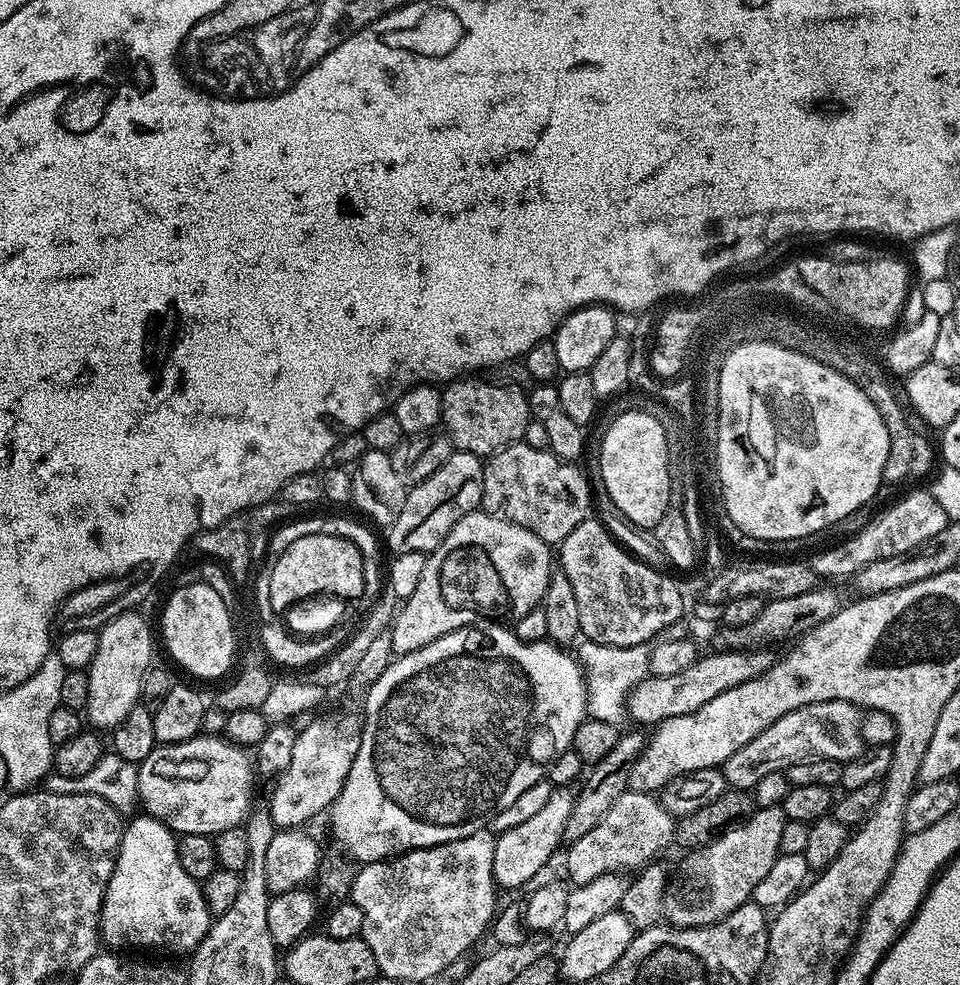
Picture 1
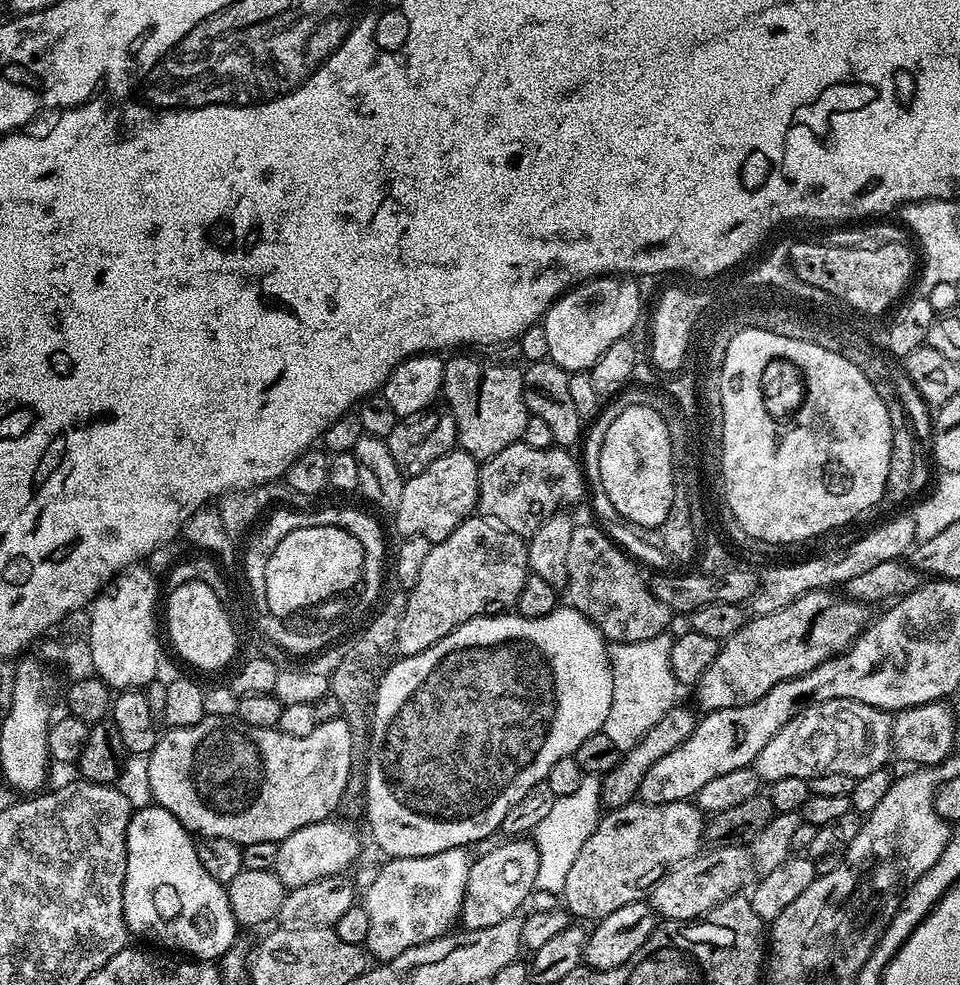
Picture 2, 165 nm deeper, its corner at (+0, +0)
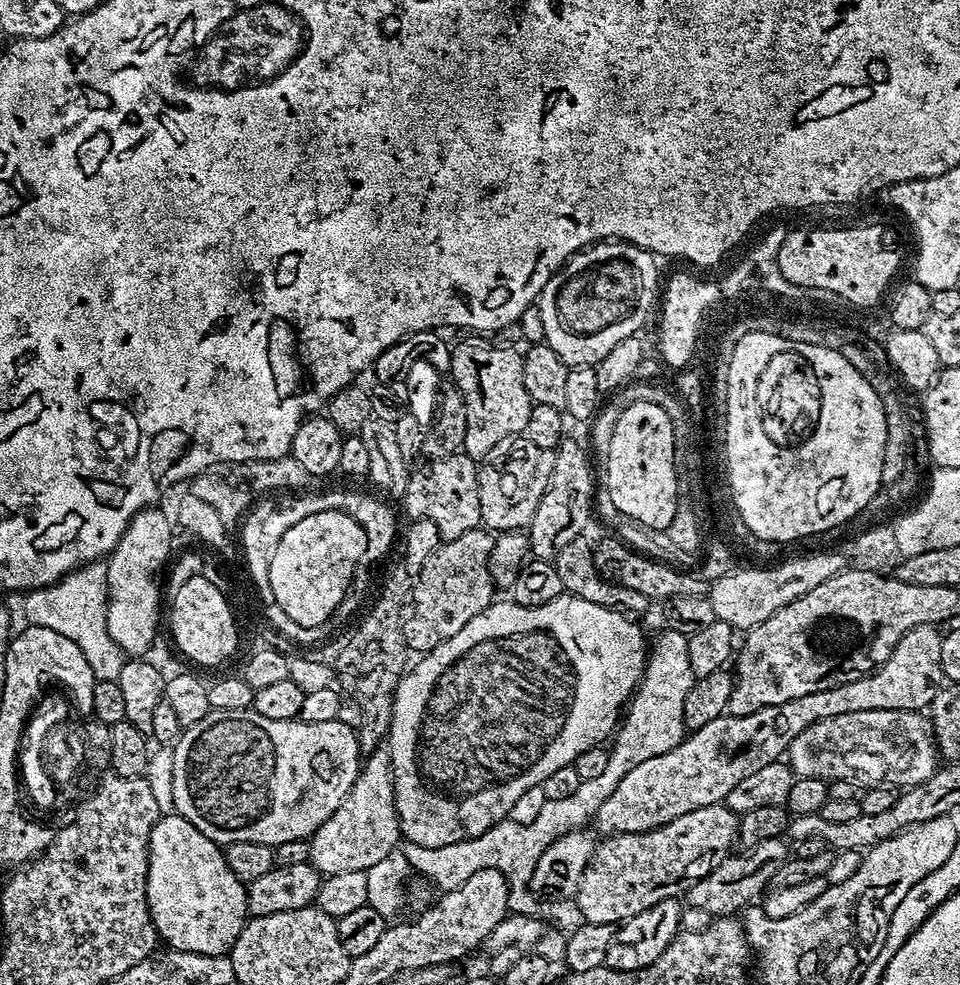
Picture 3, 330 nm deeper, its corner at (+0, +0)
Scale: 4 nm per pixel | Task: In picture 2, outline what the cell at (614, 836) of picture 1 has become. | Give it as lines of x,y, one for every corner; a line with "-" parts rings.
686,800
665,804
633,802
605,811
597,822
597,828
578,852
574,866
566,877
562,891
563,907
581,921
595,922
614,914
614,910
622,910
622,906
644,900
671,868
701,851
705,823
705,813
695,803

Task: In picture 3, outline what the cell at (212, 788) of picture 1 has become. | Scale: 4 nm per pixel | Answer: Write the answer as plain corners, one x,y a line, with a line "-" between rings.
247,708
242,710
212,710
206,714
206,718
200,719
199,722
194,722
194,726
183,729
180,733
180,739
176,741
173,750
174,756
174,768
173,768
173,806
175,808
175,815
186,818
193,824
197,830
202,834
206,834
206,838
210,838
215,844
225,845
233,844
234,842
262,842
263,844
277,845
282,842
294,842
295,840
302,840
311,837
313,832
317,832
322,826
322,822
326,822
326,818
330,818
330,814
334,814
334,810
338,810
338,806
348,796
348,791
354,786
356,777
360,775
362,771
362,757
360,754
360,747
356,741
356,733
353,725
343,724
343,719
337,718
330,722
310,722
309,724
302,719
287,720
286,722
270,722
270,718
262,718
262,714
253,712

